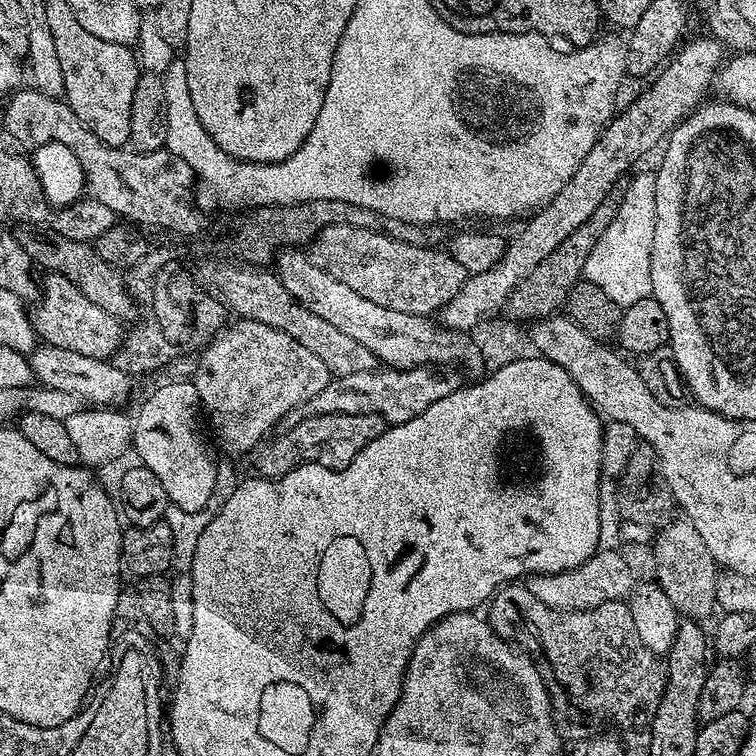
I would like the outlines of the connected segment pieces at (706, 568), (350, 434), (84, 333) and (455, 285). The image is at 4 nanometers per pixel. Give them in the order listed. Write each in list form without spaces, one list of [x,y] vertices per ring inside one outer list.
[[[676,518],[664,526],[655,536],[654,576],[656,583],[670,599],[677,613],[685,619],[704,622],[715,612],[716,586],[720,572],[716,560],[706,547],[702,534],[694,529],[687,518]]]
[[[336,410],[340,412],[324,412],[321,416],[301,419],[300,423],[289,427],[289,432],[278,437],[260,456],[259,475],[265,480],[277,480],[299,464],[315,462],[324,464],[327,468],[345,468],[355,456],[374,438],[378,438],[385,430],[383,416],[357,412],[355,410]]]
[[[48,272],[45,277],[45,280],[42,280],[42,291],[34,304],[36,309],[33,307],[30,312],[37,337],[44,344],[58,346],[62,350],[75,350],[77,354],[86,354],[86,358],[108,360],[115,355],[122,341],[121,317],[102,310],[102,306],[94,306],[94,302],[90,302],[90,298],[86,298],[86,294],[82,294],[82,290],[78,290],[78,286],[74,286],[70,282],[70,278],[57,272]]]
[[[345,224],[326,226],[313,237],[310,249],[312,249],[312,252],[310,251],[312,264],[326,270],[326,274],[336,278],[338,282],[350,286],[354,294],[362,294],[362,298],[374,302],[374,306],[386,306],[386,310],[402,310],[402,314],[411,316],[431,317],[439,313],[440,308],[446,306],[446,302],[450,302],[450,298],[454,298],[458,290],[462,290],[462,286],[468,281],[470,275],[452,255],[439,247],[410,246],[406,242],[398,242],[381,232]]]

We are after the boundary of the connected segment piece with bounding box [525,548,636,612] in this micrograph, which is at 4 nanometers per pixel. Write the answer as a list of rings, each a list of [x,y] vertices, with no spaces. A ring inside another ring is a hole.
[[[606,548],[599,549],[591,560],[580,567],[573,568],[570,572],[560,572],[554,576],[533,575],[525,581],[525,586],[530,590],[530,594],[533,594],[540,602],[552,609],[566,612],[588,611],[604,605],[608,601],[624,600],[631,595],[635,584],[636,578],[633,578],[632,570],[625,558],[620,553],[614,550],[606,550]]]

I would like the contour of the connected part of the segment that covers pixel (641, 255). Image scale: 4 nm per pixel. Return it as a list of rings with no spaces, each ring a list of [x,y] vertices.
[[[655,171],[638,175],[621,195],[615,221],[607,227],[591,251],[584,267],[585,279],[596,286],[621,308],[633,305],[652,295],[650,282],[650,258],[652,257],[654,222],[657,206],[654,193],[657,190]]]

